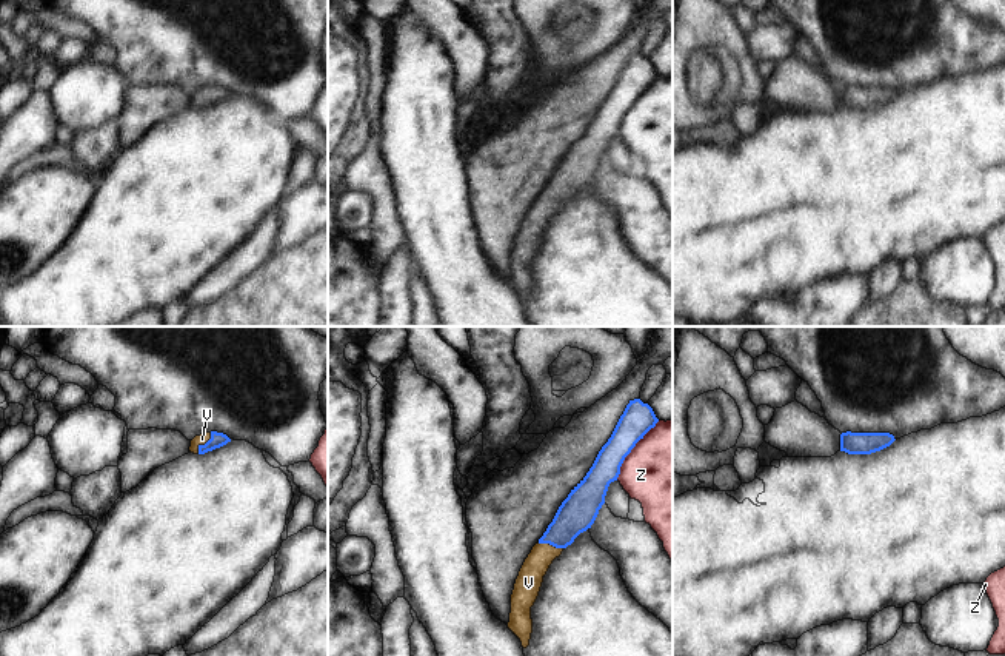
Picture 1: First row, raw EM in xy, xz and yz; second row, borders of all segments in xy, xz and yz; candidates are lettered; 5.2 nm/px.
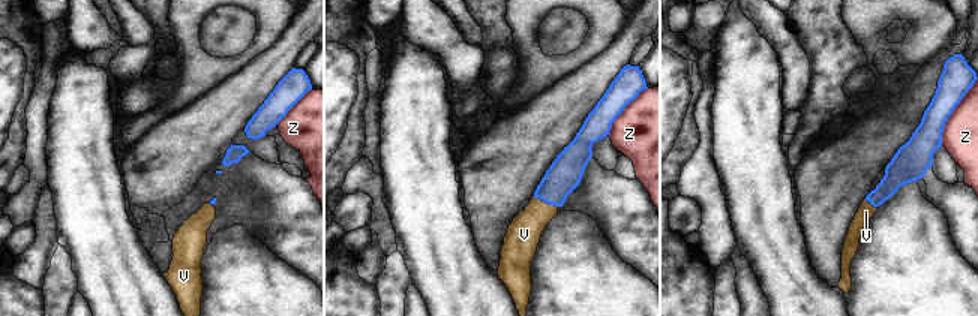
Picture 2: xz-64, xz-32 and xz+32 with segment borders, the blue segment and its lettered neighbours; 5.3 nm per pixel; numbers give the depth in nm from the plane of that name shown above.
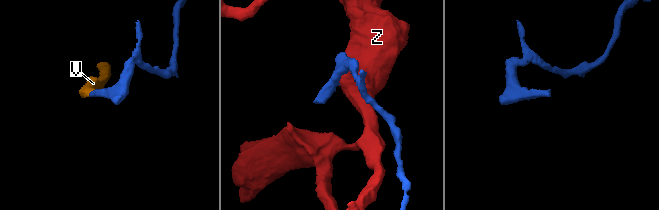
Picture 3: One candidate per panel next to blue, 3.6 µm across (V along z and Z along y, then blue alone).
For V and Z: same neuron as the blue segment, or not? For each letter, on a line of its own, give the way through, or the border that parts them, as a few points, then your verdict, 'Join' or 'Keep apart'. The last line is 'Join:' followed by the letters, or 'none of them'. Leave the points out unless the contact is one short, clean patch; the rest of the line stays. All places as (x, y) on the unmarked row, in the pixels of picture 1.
V: Path across: xz (579, 165), (550, 199), (536, 219), (528, 237). Join
Z: Keep apart
Join: V.

